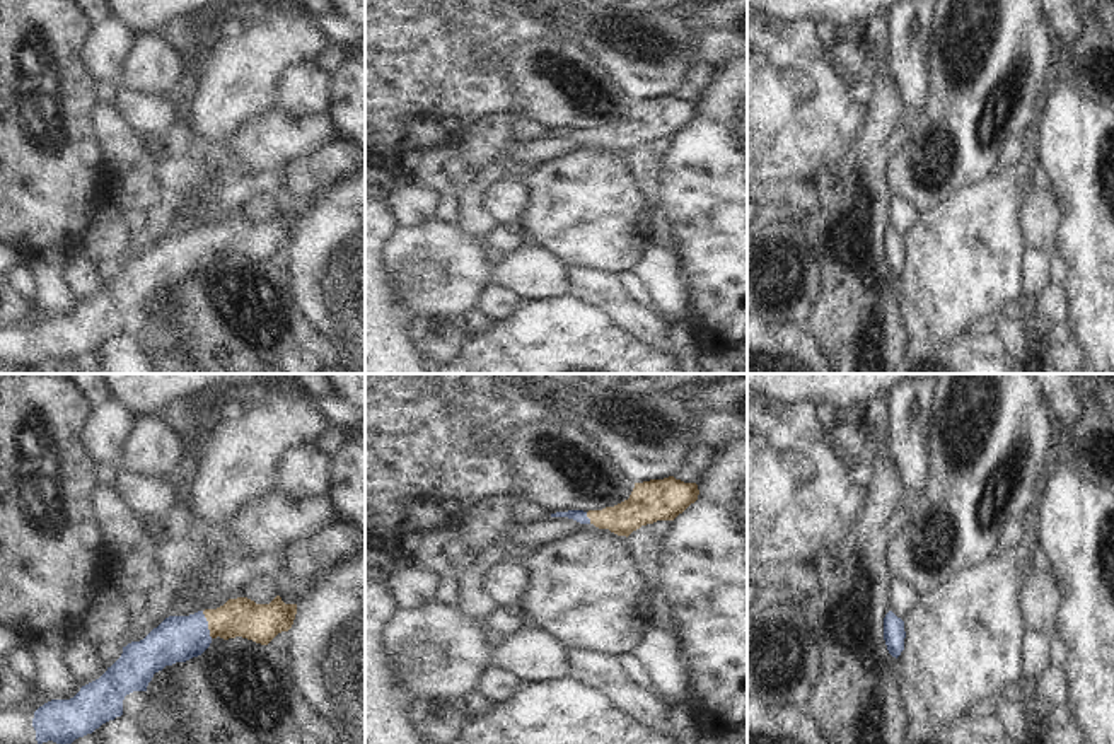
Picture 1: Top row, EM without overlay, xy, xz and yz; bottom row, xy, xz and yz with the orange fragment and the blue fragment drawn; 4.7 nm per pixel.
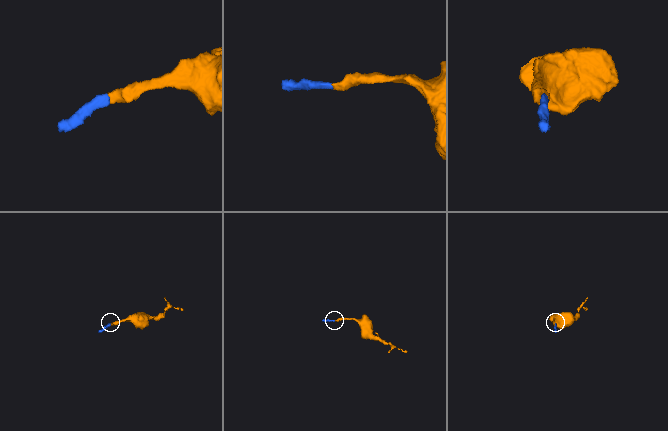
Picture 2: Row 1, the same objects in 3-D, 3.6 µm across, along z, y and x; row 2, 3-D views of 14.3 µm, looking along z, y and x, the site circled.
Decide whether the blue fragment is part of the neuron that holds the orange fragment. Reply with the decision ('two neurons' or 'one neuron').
one neuron

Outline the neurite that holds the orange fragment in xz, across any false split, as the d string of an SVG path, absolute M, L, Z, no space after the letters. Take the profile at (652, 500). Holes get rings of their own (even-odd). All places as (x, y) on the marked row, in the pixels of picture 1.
M674 476L635 483L628 500L606 507L602 510L568 510L556 512L551 517L568 517L580 524L594 524L599 529L609 529L618 536L630 536L641 526L657 520L674 520L691 503L698 500L696 483L684 483Z

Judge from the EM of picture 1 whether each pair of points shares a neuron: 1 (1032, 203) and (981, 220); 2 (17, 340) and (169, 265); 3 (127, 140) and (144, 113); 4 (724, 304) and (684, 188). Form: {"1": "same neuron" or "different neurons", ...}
{"1": "different neurons", "2": "same neuron", "3": "different neurons", "4": "same neuron"}

